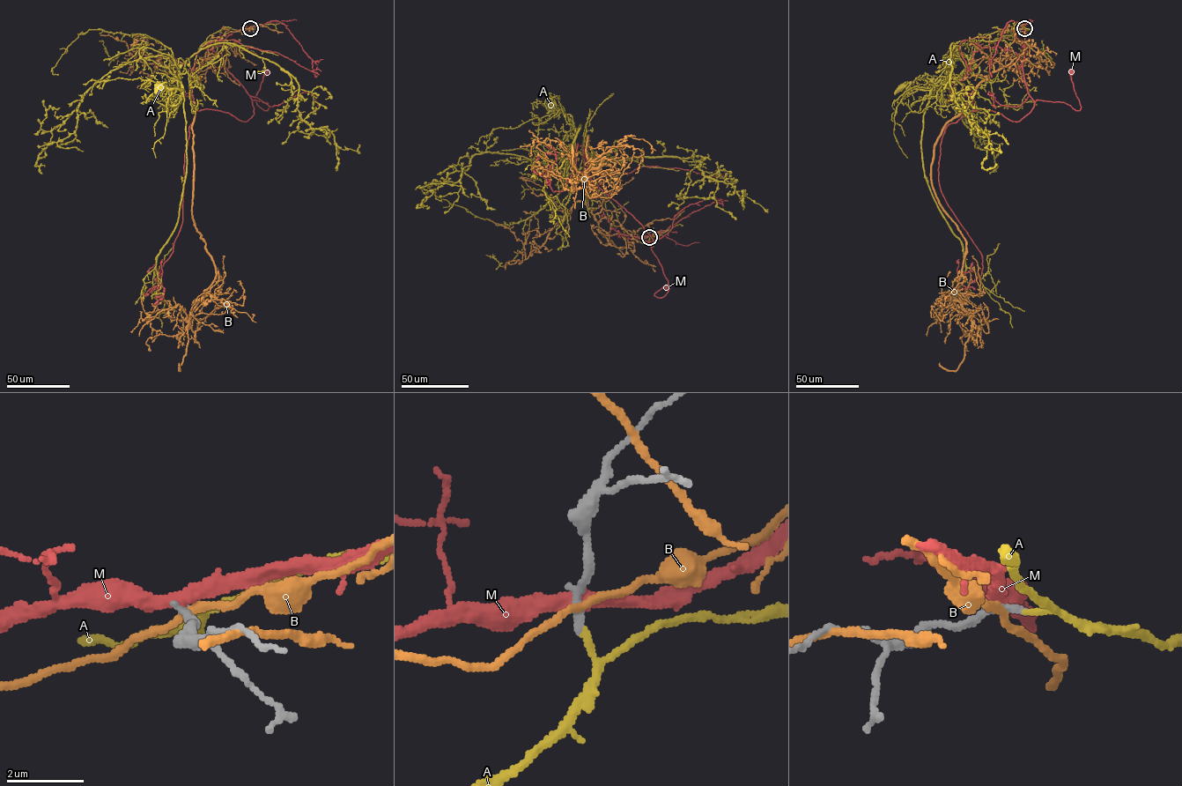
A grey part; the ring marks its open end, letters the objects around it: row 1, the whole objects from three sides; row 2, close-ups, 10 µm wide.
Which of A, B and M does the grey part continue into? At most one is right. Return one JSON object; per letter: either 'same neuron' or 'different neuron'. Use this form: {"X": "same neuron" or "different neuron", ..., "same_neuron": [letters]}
{"A": "same neuron", "B": "different neuron", "M": "different neuron", "same_neuron": ["A"]}

